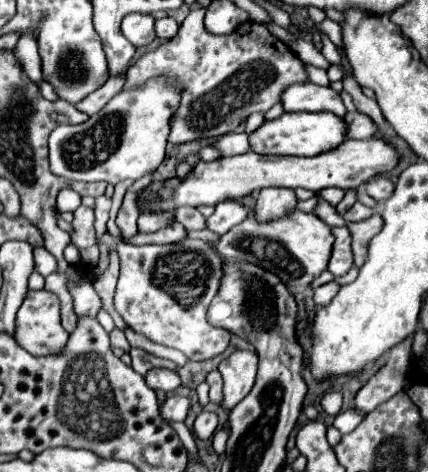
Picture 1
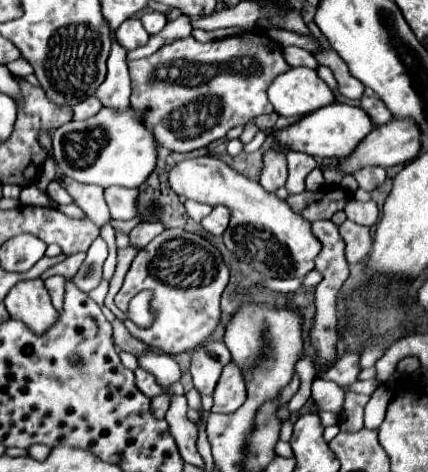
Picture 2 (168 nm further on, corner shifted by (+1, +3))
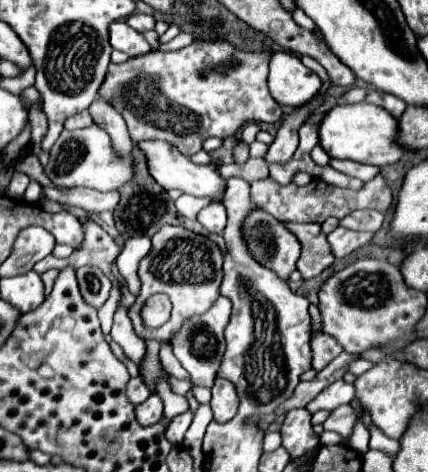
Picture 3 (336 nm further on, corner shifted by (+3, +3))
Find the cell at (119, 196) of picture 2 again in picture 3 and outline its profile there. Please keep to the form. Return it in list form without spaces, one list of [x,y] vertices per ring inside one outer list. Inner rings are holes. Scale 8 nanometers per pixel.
[[[43,187],[43,197],[69,205],[85,209],[87,213],[101,213],[101,211],[113,211],[113,205],[117,205],[117,191],[109,193],[97,193],[87,187],[71,187],[71,189],[57,189],[57,187]]]

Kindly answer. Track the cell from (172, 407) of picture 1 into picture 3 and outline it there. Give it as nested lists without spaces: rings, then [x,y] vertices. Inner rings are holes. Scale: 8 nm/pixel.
[[[151,395],[147,401],[143,401],[141,405],[135,407],[135,419],[139,425],[153,425],[161,419],[163,415],[163,405],[159,395]]]

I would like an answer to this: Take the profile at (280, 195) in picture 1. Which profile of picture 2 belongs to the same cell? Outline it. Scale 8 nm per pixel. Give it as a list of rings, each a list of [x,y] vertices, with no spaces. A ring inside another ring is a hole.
[[[273,147],[265,153],[263,157],[265,167],[261,171],[261,185],[267,193],[275,193],[279,187],[285,185],[287,181],[287,161],[285,161],[285,151],[279,147]]]

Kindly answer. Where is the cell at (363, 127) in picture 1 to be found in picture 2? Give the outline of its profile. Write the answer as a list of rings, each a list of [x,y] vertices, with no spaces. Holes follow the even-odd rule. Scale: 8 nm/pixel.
[[[363,97],[363,99],[359,101],[359,107],[361,107],[369,117],[371,117],[371,121],[373,121],[377,127],[393,119],[393,117],[391,117],[391,113],[385,109],[385,105],[383,105],[379,99]]]

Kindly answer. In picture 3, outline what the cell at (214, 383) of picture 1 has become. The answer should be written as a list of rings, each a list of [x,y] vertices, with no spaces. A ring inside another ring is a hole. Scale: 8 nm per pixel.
[[[219,297],[205,313],[201,315],[193,315],[187,321],[187,325],[179,327],[173,337],[169,339],[169,345],[173,349],[173,355],[179,359],[179,363],[183,365],[183,369],[187,369],[187,373],[191,375],[191,381],[195,385],[203,385],[203,387],[211,387],[215,381],[215,373],[217,373],[217,365],[221,363],[221,353],[225,351],[225,341],[223,341],[223,329],[229,321],[229,313],[231,313],[231,305],[227,297]]]

